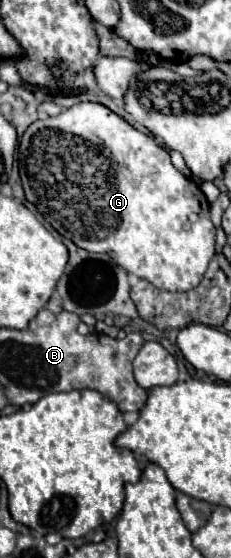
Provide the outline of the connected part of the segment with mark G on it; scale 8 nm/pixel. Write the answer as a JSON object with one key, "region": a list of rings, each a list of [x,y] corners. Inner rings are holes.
{"region":[[[85,102],[63,110],[59,116],[33,122],[19,142],[19,172],[25,198],[61,236],[73,240],[79,248],[87,252],[107,252],[127,272],[167,292],[187,292],[201,282],[215,254],[215,226],[209,218],[205,194],[171,164],[167,150],[161,148],[153,136],[135,130],[109,108]],[[105,147],[111,150],[110,170],[115,175],[111,180],[107,176]]]}

